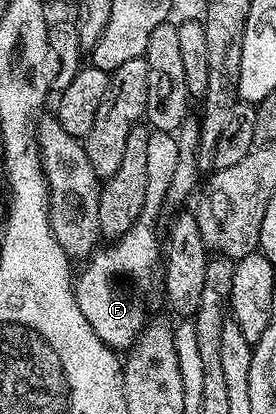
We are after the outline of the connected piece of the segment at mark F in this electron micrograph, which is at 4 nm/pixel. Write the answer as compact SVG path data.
M149 217L137 219L124 234L119 235L101 251L95 250L94 271L86 279L94 287L75 286L74 296L84 313L84 321L92 325L96 337L104 345L122 353L134 346L147 326L146 310L150 307L150 294L160 283L160 239L154 236L154 223Z

